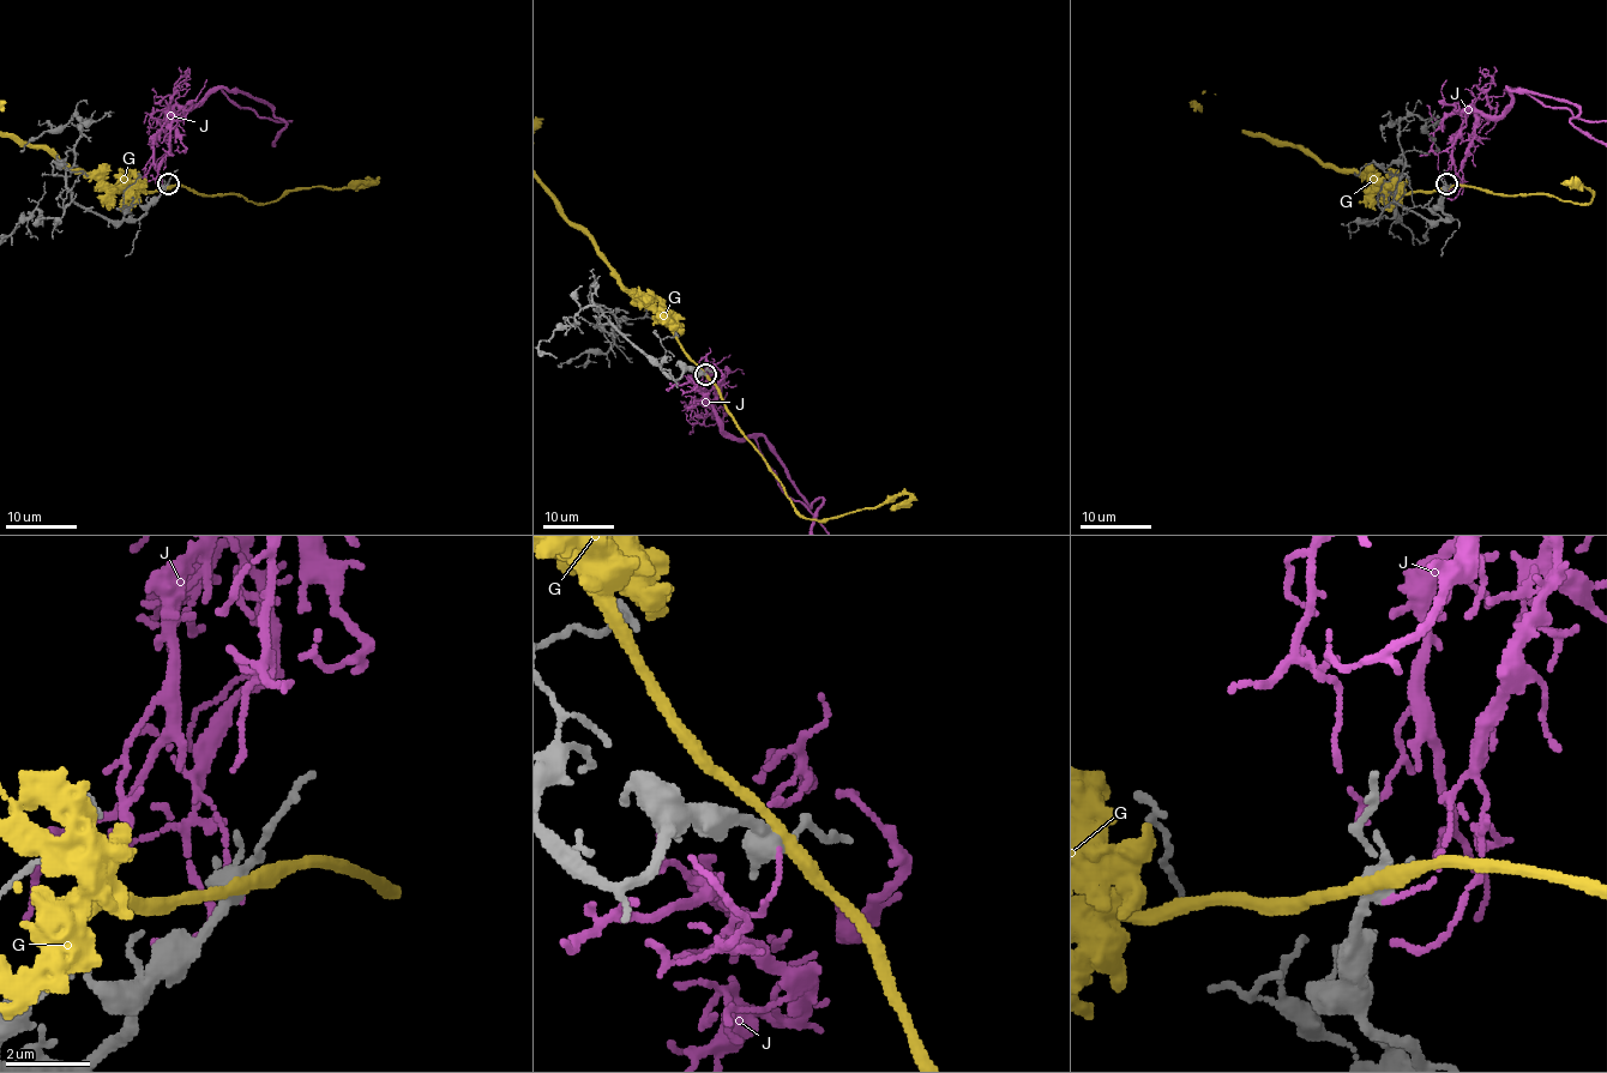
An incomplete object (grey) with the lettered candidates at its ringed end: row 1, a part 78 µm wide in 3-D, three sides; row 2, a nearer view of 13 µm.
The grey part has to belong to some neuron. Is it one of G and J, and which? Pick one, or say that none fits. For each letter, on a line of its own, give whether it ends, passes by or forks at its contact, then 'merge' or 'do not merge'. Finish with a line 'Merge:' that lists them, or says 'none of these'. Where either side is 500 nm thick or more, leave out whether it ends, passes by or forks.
G: it passes by; do not merge
J: it ends there; do not merge
Merge: none of these

